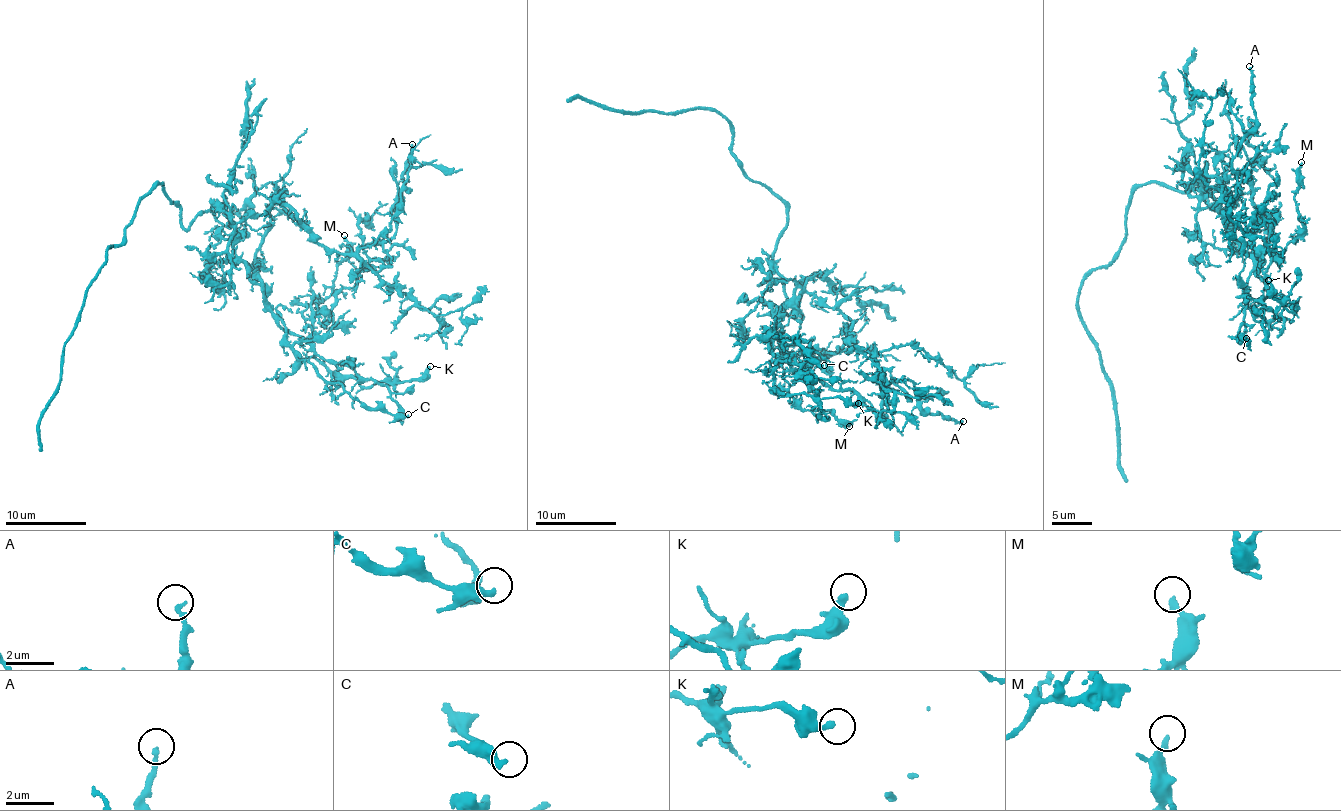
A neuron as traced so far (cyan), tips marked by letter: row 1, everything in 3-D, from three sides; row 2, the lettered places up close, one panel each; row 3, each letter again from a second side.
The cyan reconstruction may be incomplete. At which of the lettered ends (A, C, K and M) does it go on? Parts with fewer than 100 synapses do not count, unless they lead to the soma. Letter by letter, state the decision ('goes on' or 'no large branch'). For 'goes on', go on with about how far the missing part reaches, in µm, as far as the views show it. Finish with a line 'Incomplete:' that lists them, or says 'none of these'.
A: no large branch
C: no large branch
K: no large branch
M: no large branch
Incomplete: none of these

